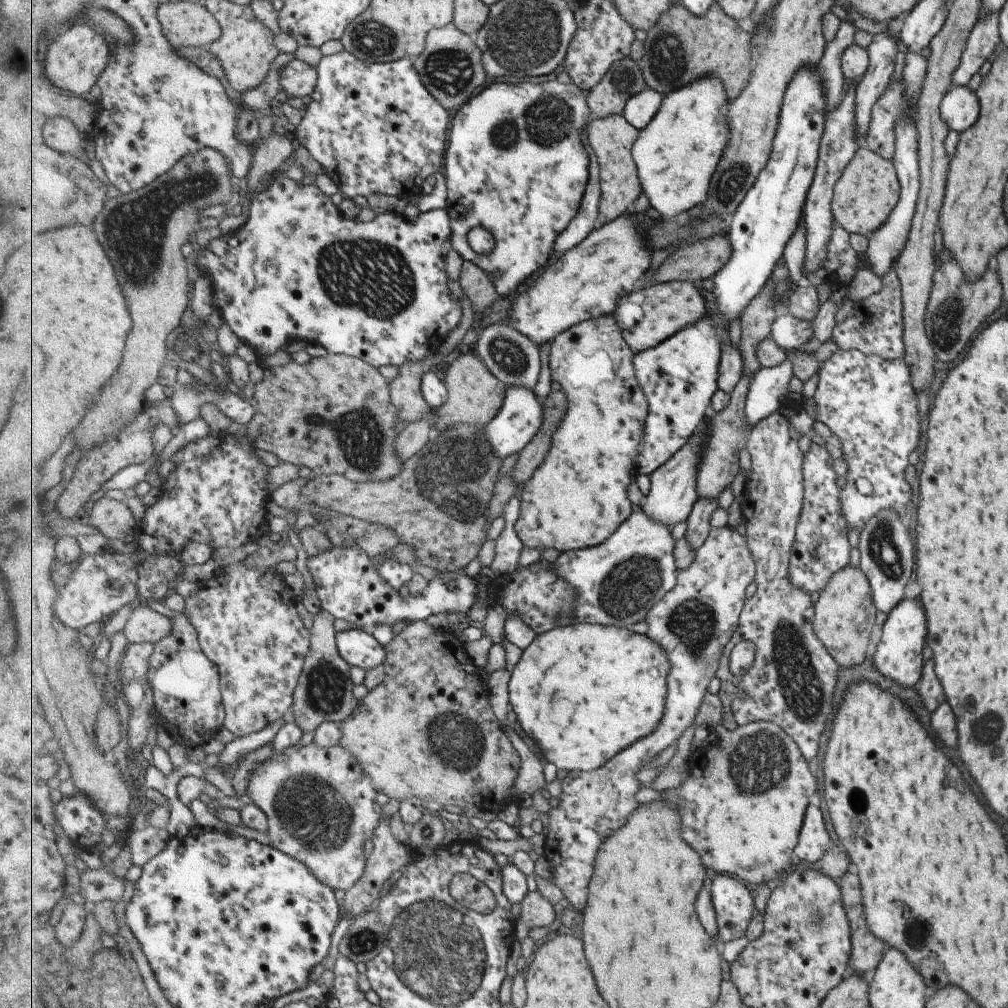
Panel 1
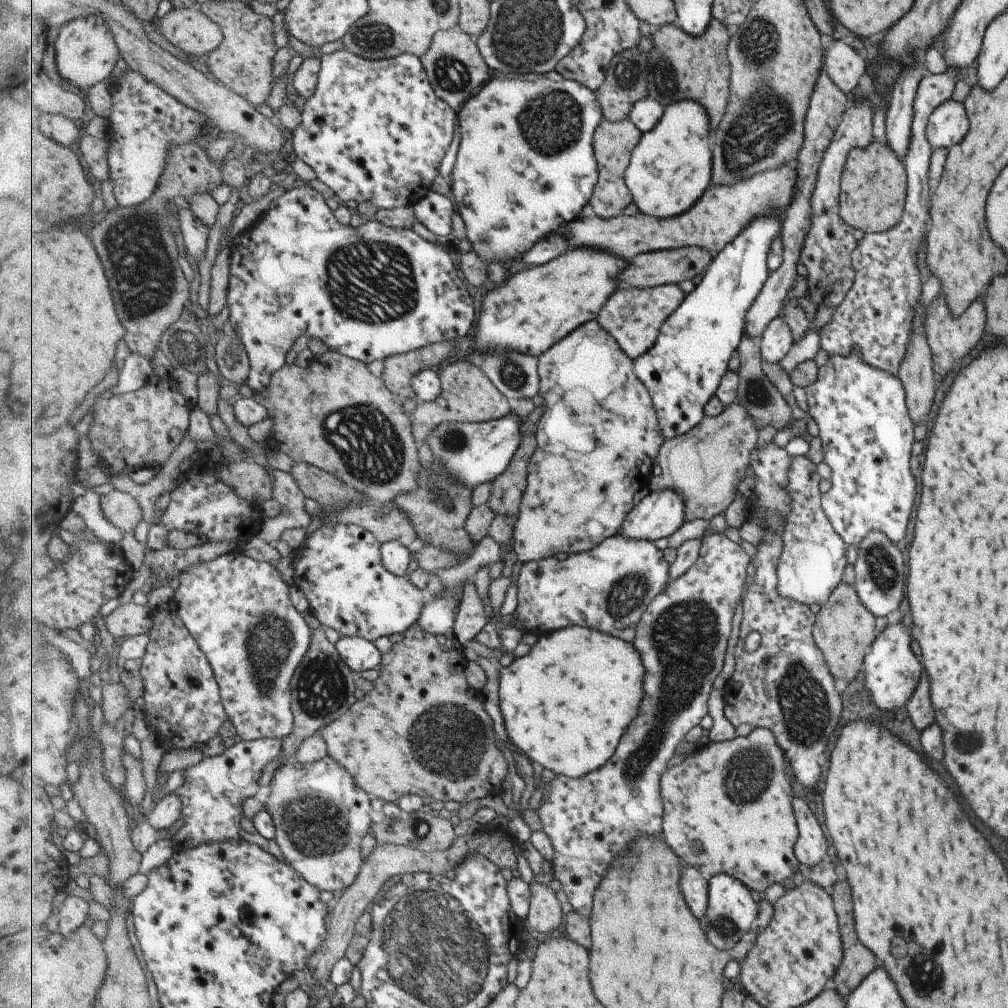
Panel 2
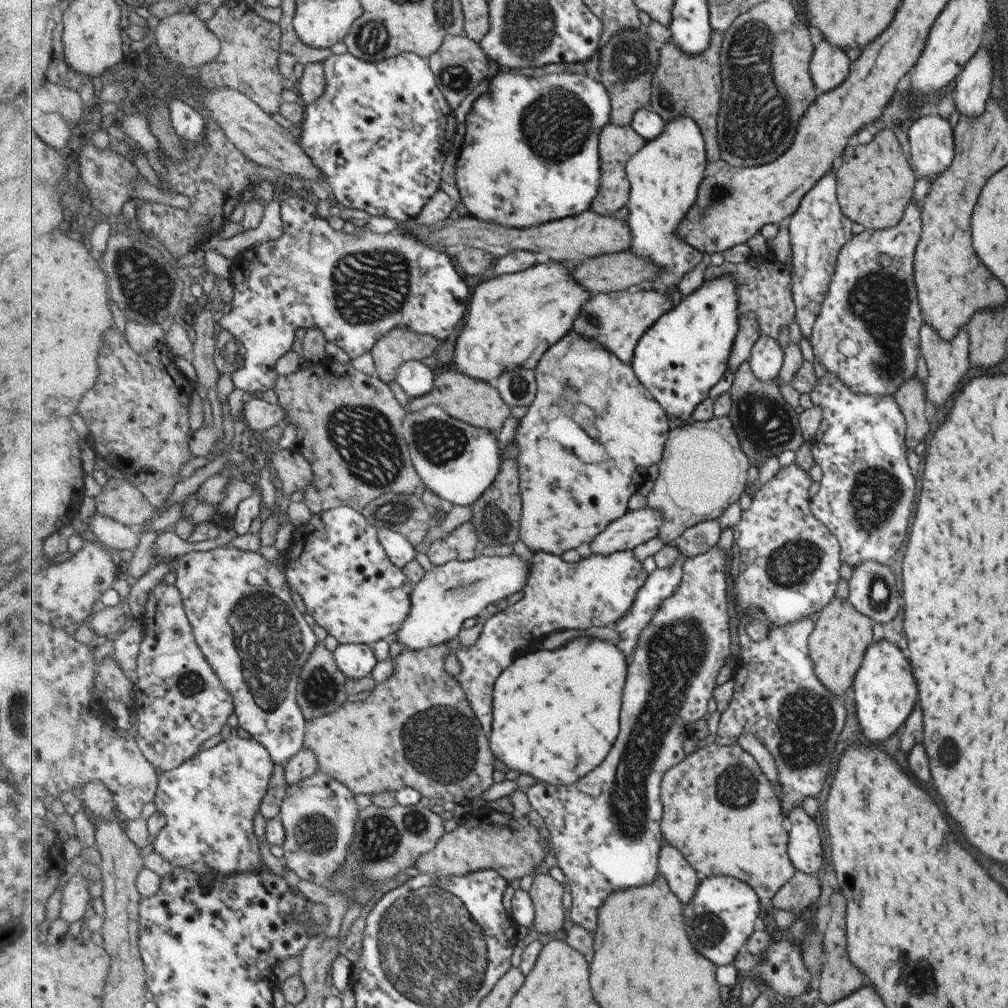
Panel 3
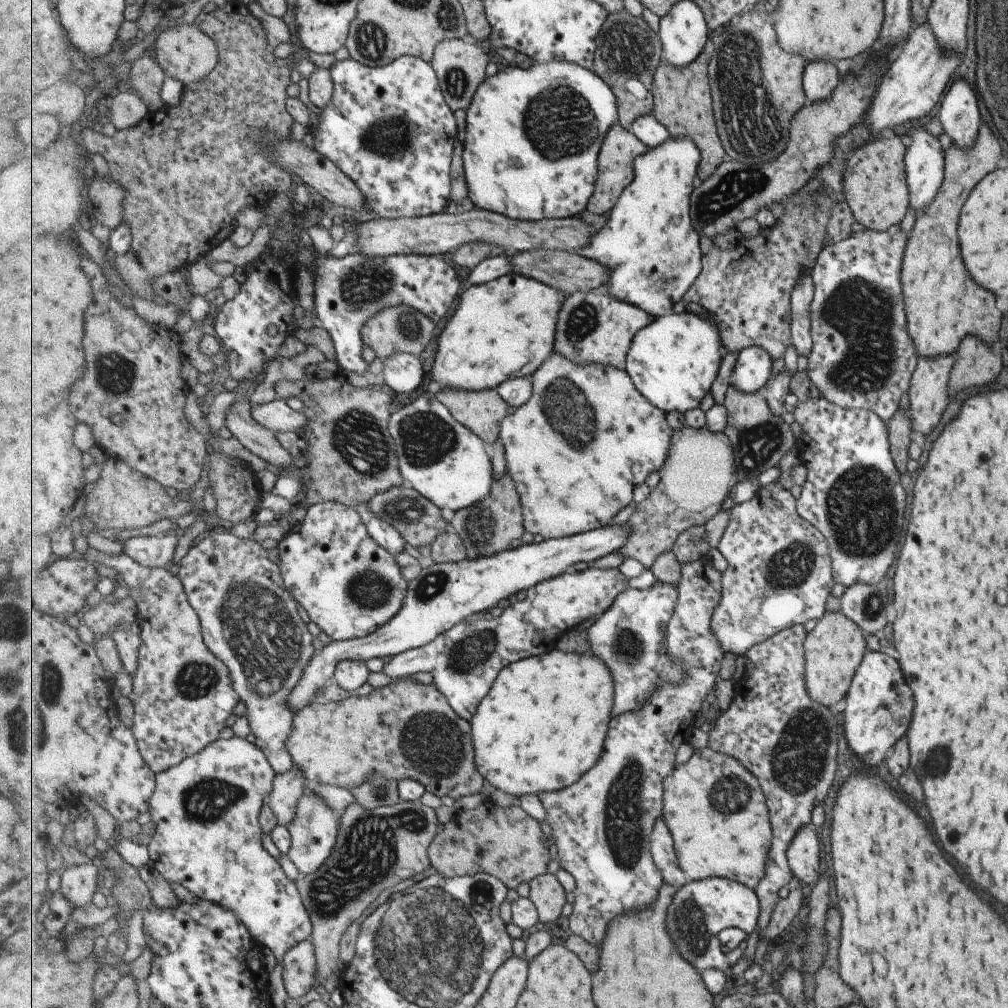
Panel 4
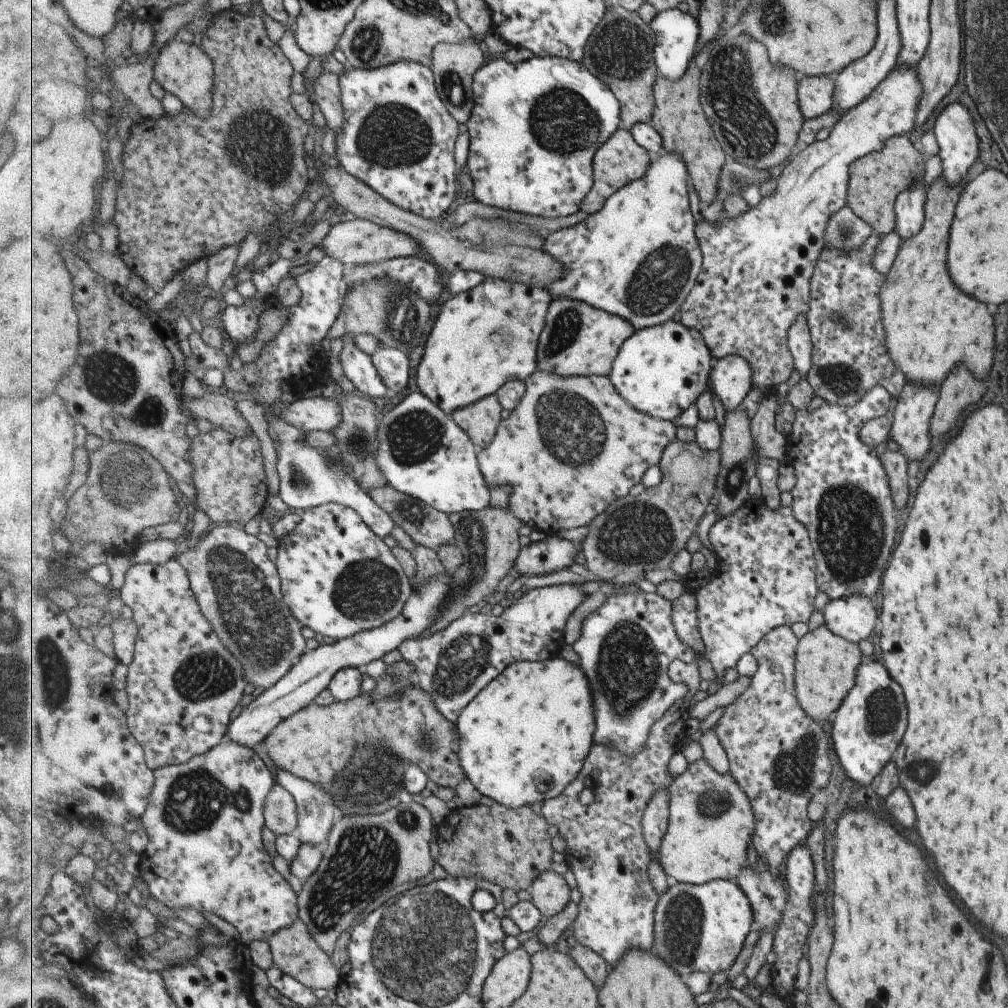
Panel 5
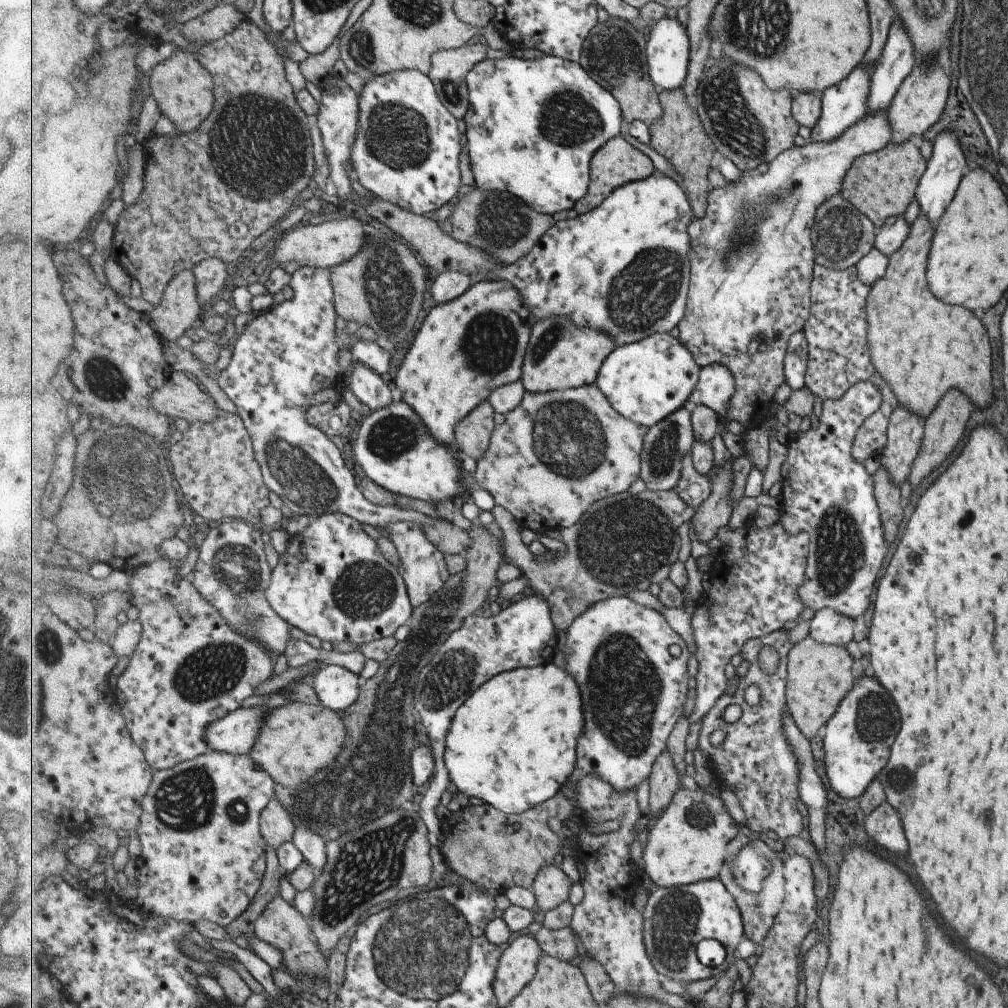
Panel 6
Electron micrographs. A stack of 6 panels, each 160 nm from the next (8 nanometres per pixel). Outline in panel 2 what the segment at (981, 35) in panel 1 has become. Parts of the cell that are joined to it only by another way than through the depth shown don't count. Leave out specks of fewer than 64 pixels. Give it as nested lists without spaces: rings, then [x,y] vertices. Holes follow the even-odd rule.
[[[949,68],[941,74],[925,72],[915,88],[911,102],[911,138],[902,164],[906,172],[906,195],[901,218],[889,230],[865,233],[856,242],[849,255],[853,269],[853,282],[843,300],[833,308],[831,321],[819,329],[820,349],[829,356],[857,351],[864,363],[897,376],[906,351],[907,339],[915,316],[913,307],[921,294],[922,278],[917,270],[917,250],[921,246],[929,225],[927,166],[932,150],[925,140],[925,122],[933,110],[949,99],[955,82],[961,79],[960,70]]]

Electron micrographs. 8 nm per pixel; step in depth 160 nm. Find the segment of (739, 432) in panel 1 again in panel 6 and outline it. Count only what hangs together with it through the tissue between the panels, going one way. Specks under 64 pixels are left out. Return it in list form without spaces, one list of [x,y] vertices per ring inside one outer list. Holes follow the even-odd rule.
[[[676,488],[668,491],[643,491],[638,494],[627,491],[601,499],[589,508],[579,523],[560,530],[561,540],[565,542],[567,552],[562,554],[559,560],[545,564],[537,562],[533,558],[532,550],[523,544],[518,528],[521,524],[512,512],[504,506],[495,504],[491,513],[495,520],[493,527],[502,538],[505,556],[523,570],[535,594],[543,595],[550,602],[552,617],[559,632],[567,632],[576,622],[576,618],[594,604],[611,597],[629,594],[631,591],[646,591],[651,584],[661,585],[664,580],[669,579],[672,566],[677,562],[676,553],[681,548],[681,523],[691,523],[695,509],[686,504]]]

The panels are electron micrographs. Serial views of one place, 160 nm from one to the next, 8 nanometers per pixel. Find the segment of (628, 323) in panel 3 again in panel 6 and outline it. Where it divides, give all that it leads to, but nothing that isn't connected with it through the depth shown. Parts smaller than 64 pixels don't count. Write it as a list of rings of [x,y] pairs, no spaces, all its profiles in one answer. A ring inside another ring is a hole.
[[[565,315],[541,319],[534,325],[521,381],[532,393],[569,390],[595,383],[603,363],[617,347],[615,337],[607,331],[578,327]]]

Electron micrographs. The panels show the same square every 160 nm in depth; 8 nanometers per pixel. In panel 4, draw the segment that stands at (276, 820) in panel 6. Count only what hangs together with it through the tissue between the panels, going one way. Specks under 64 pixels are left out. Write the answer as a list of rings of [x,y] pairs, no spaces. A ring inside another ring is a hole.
[[[294,765],[287,772],[276,774],[274,791],[269,796],[267,803],[276,812],[281,824],[289,824],[292,821],[296,804],[307,791],[305,788],[306,774],[301,767]]]

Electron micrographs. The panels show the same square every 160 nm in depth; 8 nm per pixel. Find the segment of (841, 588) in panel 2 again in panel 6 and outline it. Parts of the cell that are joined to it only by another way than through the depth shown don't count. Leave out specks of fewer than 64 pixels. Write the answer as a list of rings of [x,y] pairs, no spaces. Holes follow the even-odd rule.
[[[805,637],[789,649],[788,662],[788,705],[789,716],[806,739],[815,734],[825,724],[839,701],[854,685],[851,676],[851,656],[847,656],[844,646],[828,645]]]

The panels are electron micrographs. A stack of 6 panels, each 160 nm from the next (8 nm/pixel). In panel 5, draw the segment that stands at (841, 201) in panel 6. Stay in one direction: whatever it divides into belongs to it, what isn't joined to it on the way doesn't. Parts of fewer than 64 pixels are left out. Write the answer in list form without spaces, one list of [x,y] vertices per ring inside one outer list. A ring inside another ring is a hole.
[[[845,204],[828,220],[824,232],[824,246],[848,253],[864,243],[871,234],[871,227]]]

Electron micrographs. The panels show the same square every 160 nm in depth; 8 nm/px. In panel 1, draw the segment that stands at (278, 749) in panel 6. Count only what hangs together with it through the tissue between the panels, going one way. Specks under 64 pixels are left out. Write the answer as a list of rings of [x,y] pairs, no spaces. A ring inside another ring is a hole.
[[[415,621],[411,623],[403,632],[395,635],[395,638],[384,645],[388,652],[388,659],[384,662],[387,678],[383,685],[374,688],[362,701],[357,712],[346,718],[341,724],[344,730],[340,740],[340,745],[350,750],[360,761],[362,767],[368,775],[372,776],[376,789],[389,798],[405,801],[409,798],[419,798],[429,807],[444,807],[446,809],[463,808],[469,804],[483,807],[490,805],[494,810],[503,809],[506,804],[514,802],[519,795],[513,793],[515,780],[521,770],[521,756],[513,748],[511,740],[507,737],[502,722],[495,716],[495,711],[491,706],[491,687],[487,678],[481,672],[481,668],[475,665],[473,658],[467,654],[465,646],[453,636],[453,654],[451,654],[451,664],[449,664],[449,652],[451,652],[451,640],[445,642],[445,636],[441,630],[435,630],[427,621]]]

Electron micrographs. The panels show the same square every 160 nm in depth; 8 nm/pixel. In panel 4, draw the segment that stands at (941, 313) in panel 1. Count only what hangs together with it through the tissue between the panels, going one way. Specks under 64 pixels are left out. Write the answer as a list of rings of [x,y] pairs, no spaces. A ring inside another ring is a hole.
[[[955,353],[934,357],[916,357],[916,367],[912,372],[908,386],[910,427],[912,431],[921,432],[926,436],[941,418],[945,406],[949,402],[947,383]]]

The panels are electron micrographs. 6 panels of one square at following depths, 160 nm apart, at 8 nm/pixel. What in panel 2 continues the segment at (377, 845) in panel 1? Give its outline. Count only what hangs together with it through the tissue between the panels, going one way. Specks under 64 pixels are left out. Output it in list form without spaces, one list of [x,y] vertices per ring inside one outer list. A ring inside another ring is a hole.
[[[480,830],[465,836],[457,836],[455,842],[453,842],[453,847],[443,851],[426,852],[411,846],[397,846],[393,844],[376,847],[367,857],[365,867],[361,870],[356,883],[342,893],[337,903],[332,904],[334,911],[328,927],[327,941],[319,946],[319,950],[309,958],[309,963],[307,964],[309,974],[312,974],[315,985],[323,988],[325,982],[334,981],[332,977],[333,968],[341,958],[346,957],[346,951],[349,949],[349,944],[353,941],[358,920],[367,910],[367,906],[371,906],[371,902],[375,902],[375,898],[383,890],[385,882],[389,882],[395,876],[403,878],[405,875],[415,875],[421,872],[455,877],[457,864],[461,864],[465,858],[469,858],[473,854],[484,855],[495,863],[499,869],[509,868],[517,870],[517,854],[511,848],[511,842],[505,842],[505,844],[509,848],[495,846],[489,840],[489,836],[481,834]]]

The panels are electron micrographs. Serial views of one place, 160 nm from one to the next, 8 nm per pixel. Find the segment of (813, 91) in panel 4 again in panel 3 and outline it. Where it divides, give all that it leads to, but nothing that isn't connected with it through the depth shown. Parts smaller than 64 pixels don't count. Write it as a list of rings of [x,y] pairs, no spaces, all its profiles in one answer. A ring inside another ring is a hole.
[[[825,39],[814,47],[816,52],[808,64],[808,71],[819,94],[824,94],[844,82],[851,69],[851,62],[844,49],[829,44]]]

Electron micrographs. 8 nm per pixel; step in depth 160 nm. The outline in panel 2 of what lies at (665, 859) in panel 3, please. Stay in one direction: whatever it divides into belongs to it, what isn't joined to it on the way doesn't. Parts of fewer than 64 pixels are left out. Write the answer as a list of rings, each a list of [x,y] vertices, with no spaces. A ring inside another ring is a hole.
[[[683,863],[683,880],[681,888],[685,892],[685,898],[689,900],[689,906],[693,912],[697,912],[697,918],[708,915],[709,905],[709,883],[703,873],[696,867]]]

